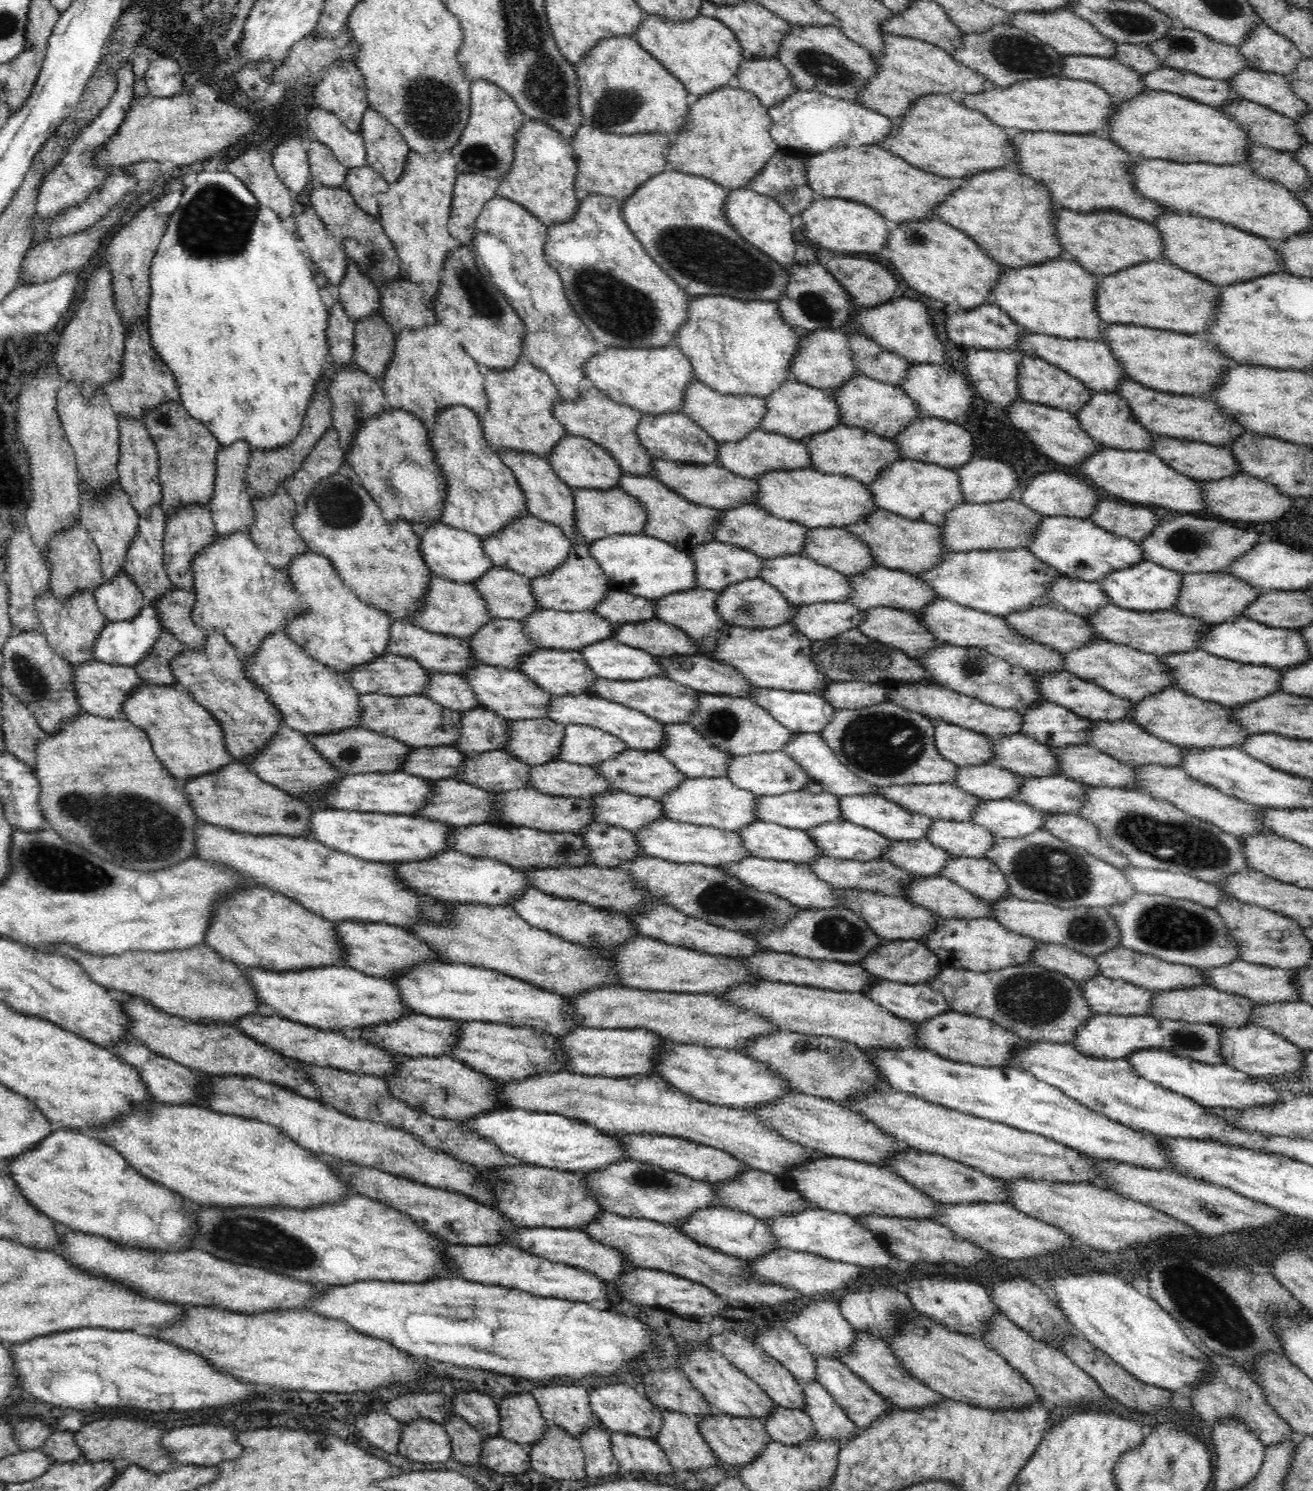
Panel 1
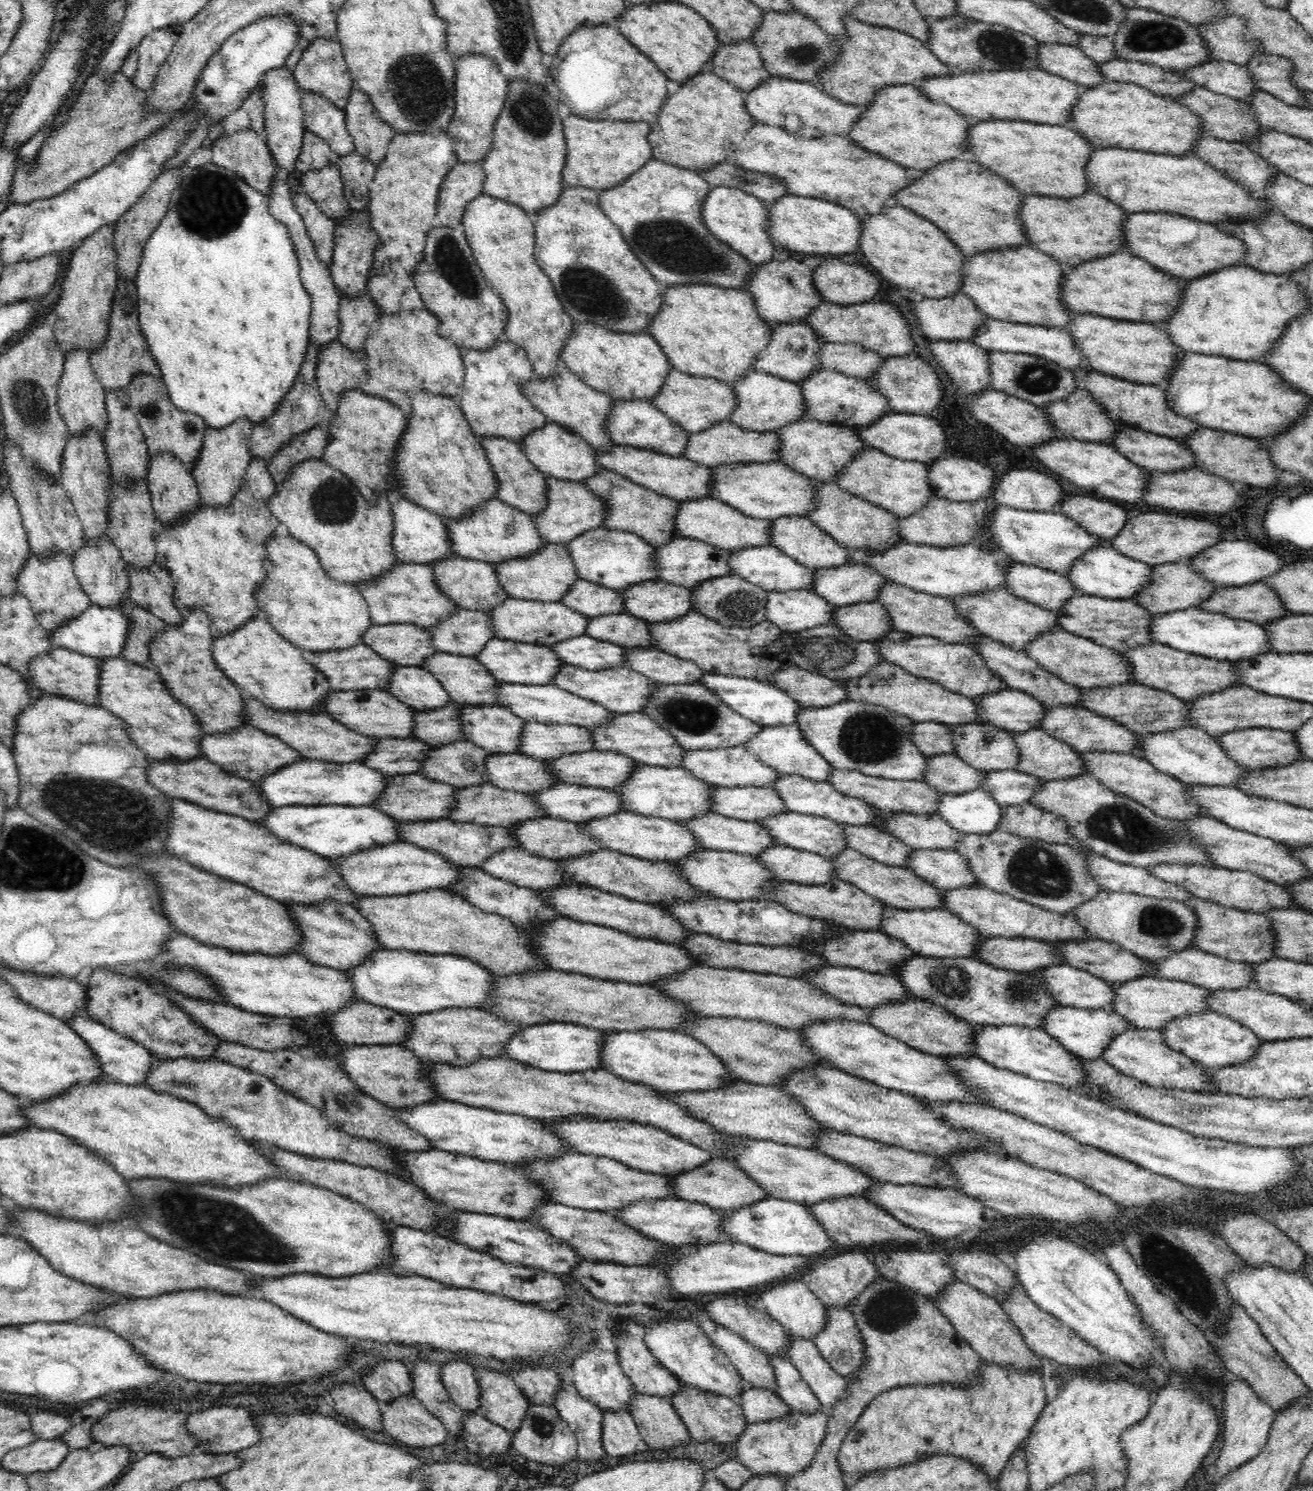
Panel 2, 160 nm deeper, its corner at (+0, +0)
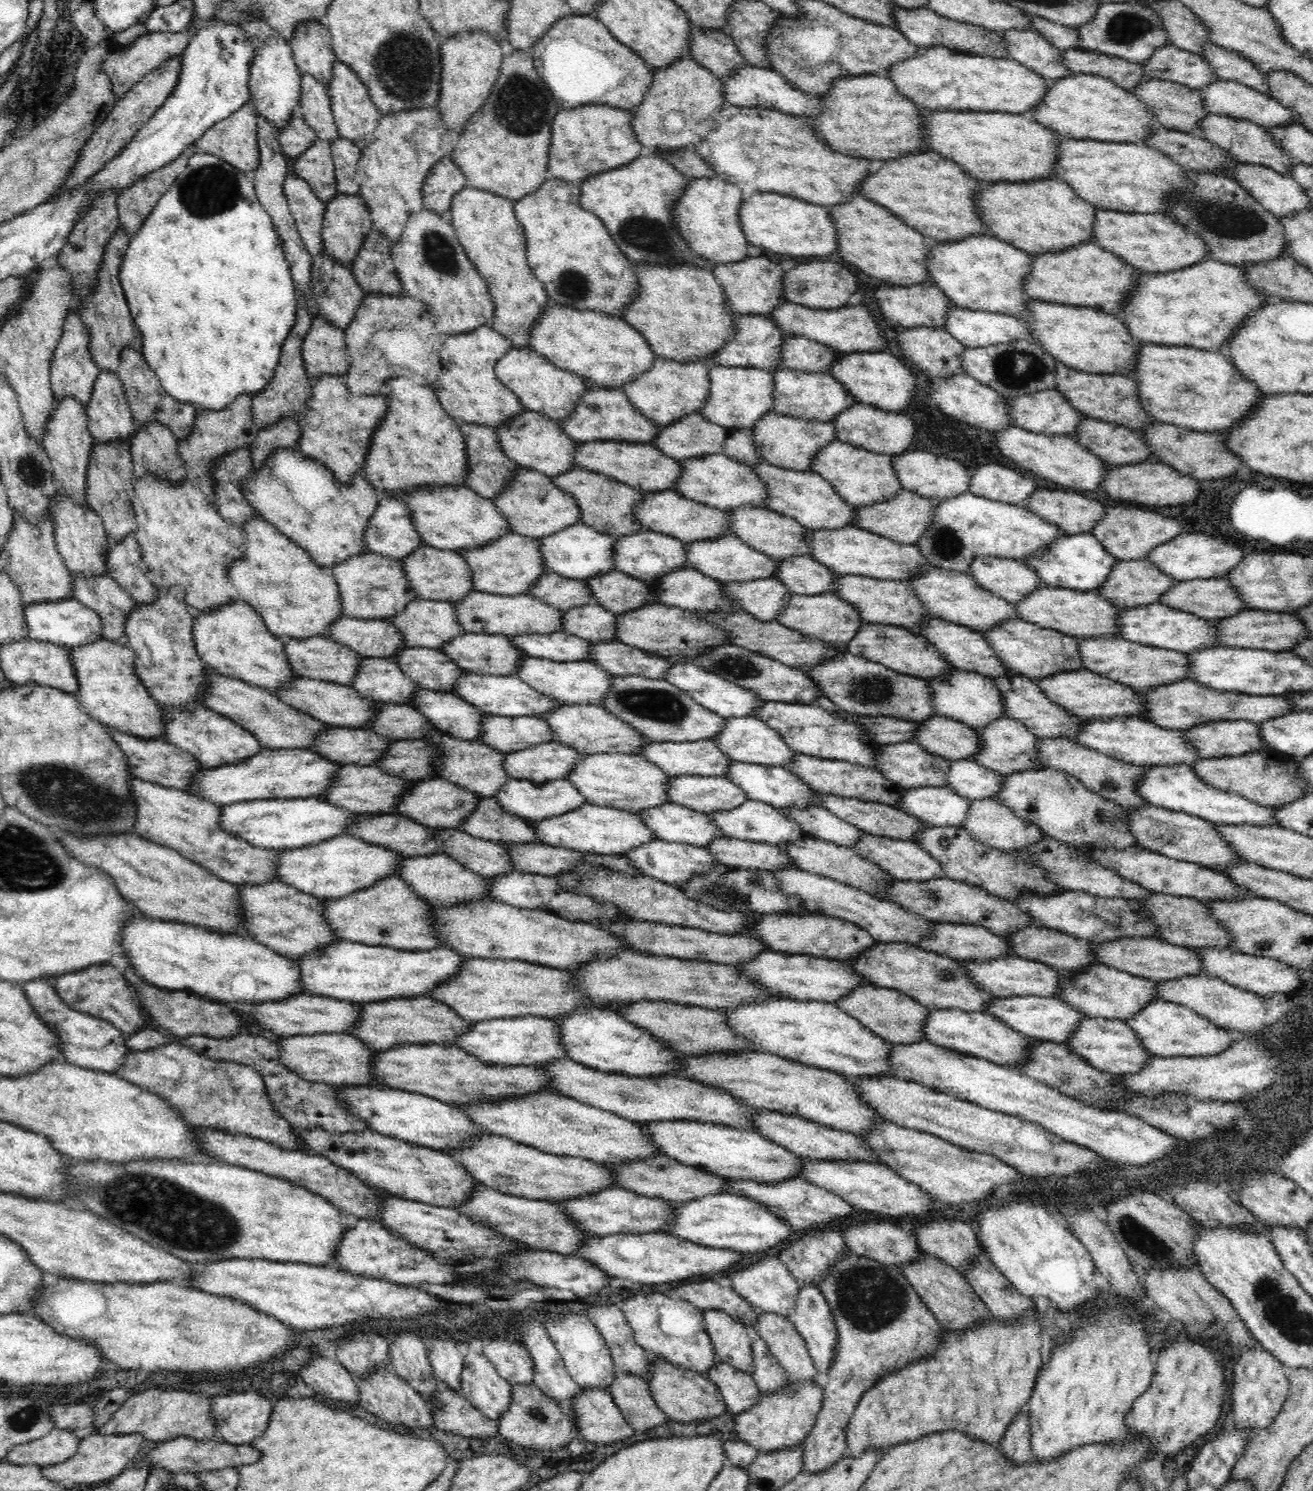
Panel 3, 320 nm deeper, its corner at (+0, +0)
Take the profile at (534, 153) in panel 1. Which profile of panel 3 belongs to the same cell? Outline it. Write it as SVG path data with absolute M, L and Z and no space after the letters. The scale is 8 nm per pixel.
M508 51L486 102L463 126L450 157L467 178L467 186L519 201L548 180L551 124L560 111L554 95L541 79L533 58L524 51Z

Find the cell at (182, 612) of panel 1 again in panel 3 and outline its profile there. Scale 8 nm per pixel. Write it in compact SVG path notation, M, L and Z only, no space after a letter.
M127 534L107 550L106 570L111 577L138 603L153 603L159 590L145 575L146 565L138 552L138 541Z

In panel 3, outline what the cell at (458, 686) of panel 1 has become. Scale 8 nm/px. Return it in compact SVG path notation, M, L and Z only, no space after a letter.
M363 657L359 662L359 669L351 682L351 687L361 696L394 704L409 704L415 692L422 689L417 682L410 680L402 672L395 659L384 657Z

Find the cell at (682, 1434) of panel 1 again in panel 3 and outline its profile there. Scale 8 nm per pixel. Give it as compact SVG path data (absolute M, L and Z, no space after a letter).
M616 1371L613 1381L609 1392L635 1431L644 1432L668 1423L669 1419L652 1399L646 1378Z

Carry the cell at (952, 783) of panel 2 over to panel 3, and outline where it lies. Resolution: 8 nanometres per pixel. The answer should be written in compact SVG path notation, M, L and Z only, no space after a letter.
M915 740L877 745L873 748L873 754L875 754L875 771L901 788L944 787L947 783L950 760L926 752L919 744L916 744Z

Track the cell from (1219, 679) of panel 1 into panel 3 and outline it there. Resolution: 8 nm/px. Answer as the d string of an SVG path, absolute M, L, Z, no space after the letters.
M1075 637L1075 639L1078 655L1086 670L1129 686L1136 691L1145 691L1152 687L1187 679L1189 660L1184 653L1150 647L1120 637L1117 639L1114 637Z

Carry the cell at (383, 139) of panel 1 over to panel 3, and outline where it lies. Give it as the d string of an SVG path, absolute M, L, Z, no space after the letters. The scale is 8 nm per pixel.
M337 58L332 67L332 78L325 89L330 99L331 109L340 136L347 138L363 149L370 141L373 141L373 132L377 129L381 117L381 112L372 102L366 85L354 70L350 69L350 66Z

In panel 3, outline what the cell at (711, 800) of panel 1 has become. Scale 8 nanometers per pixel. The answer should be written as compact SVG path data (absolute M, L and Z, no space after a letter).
M626 753L582 755L567 776L567 780L582 794L586 803L626 810L631 813L639 813L642 809L662 803L672 803L667 795L667 790L671 787L669 786L671 778L672 776L639 754Z

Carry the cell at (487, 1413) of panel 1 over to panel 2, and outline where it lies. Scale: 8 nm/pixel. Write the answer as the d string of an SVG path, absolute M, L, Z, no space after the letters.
M450 1360L440 1368L444 1387L455 1403L464 1412L476 1413L480 1408L480 1390L474 1376L475 1368L466 1360Z

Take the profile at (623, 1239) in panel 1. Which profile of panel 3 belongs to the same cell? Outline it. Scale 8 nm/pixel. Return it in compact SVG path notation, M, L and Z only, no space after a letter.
M480 1183L474 1185L474 1188L471 1190L471 1195L463 1203L456 1205L455 1209L460 1214L465 1214L468 1218L475 1220L475 1222L479 1222L480 1224L486 1223L488 1228L497 1230L497 1232L503 1232L505 1236L515 1238L515 1240L519 1240L519 1242L528 1245L530 1248L538 1250L546 1249L563 1255L574 1254L579 1249L583 1236L588 1233L578 1228L569 1219L569 1216L565 1214L565 1210L558 1208L557 1204L553 1201L541 1201L507 1195L493 1188L481 1185Z

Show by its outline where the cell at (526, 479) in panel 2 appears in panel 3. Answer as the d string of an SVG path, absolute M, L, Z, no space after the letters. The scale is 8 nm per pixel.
M462 424L460 431L466 439L466 458L468 463L465 485L476 494L491 499L500 496L500 490L505 489L515 475L515 470L521 467L510 460L502 450L502 443L498 443L495 428L492 426L479 426L478 424Z

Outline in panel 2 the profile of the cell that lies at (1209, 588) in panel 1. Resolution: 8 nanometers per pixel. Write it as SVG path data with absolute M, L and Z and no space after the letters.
M1186 562L1166 563L1152 566L1151 580L1132 600L1143 606L1150 613L1165 613L1173 610L1182 610L1198 607L1217 587L1208 582L1201 574L1196 574Z

